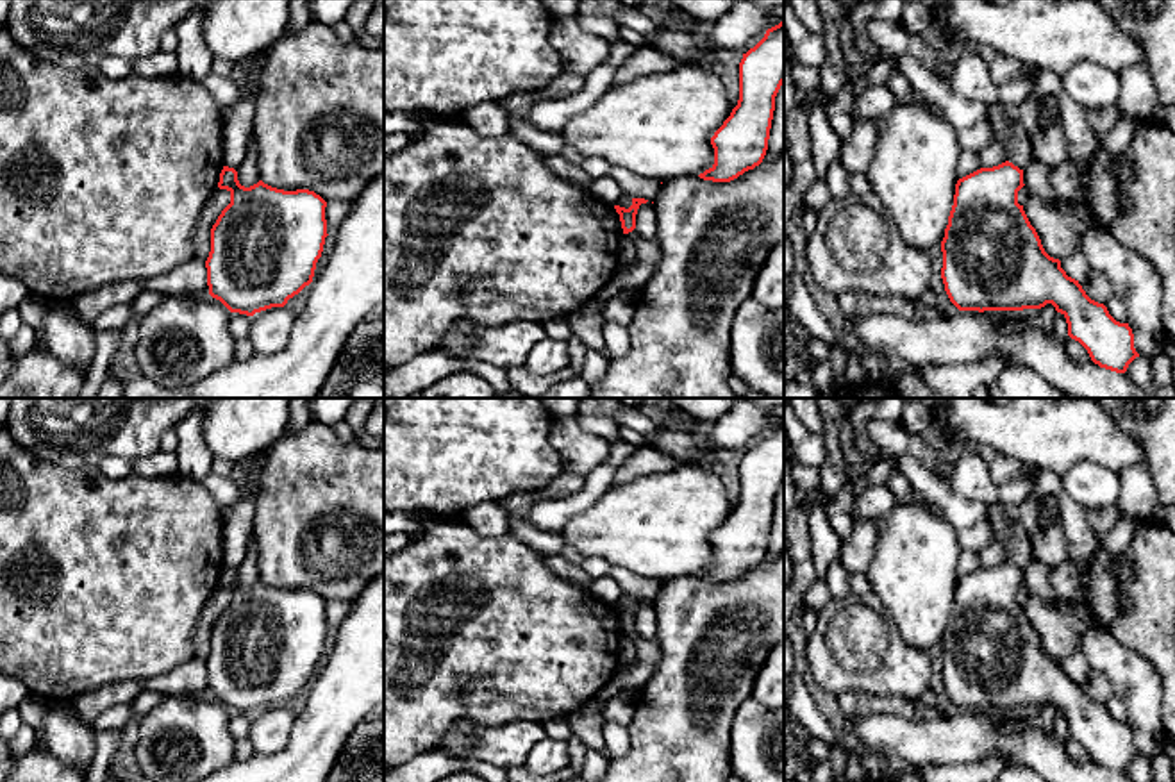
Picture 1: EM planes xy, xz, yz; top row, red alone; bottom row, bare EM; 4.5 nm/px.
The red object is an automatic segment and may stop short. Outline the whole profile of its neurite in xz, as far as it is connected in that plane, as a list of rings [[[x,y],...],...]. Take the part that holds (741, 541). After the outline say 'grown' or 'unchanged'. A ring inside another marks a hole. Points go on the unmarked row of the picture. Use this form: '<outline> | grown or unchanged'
[[[784,421],[743,453],[739,500],[711,537],[714,564],[698,577],[730,582],[759,566],[768,550],[775,496],[784,484]]] | unchanged

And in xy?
[[[223,566],[220,589],[230,593],[230,603],[211,628],[211,652],[205,661],[209,695],[230,712],[255,712],[284,707],[312,682],[327,634],[327,602],[309,589],[284,591],[259,580],[245,587],[234,568]]] | unchanged

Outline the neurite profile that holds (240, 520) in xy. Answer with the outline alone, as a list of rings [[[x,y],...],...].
[[[259,452],[248,464],[248,493],[239,496],[225,518],[225,537],[223,537],[223,566],[238,570],[245,557],[248,537],[254,532],[254,516],[257,507],[257,493],[261,473],[268,461],[266,452]]]

